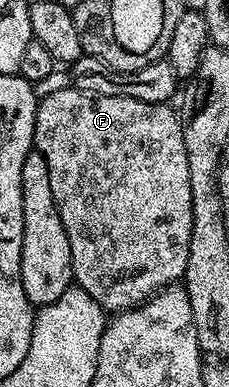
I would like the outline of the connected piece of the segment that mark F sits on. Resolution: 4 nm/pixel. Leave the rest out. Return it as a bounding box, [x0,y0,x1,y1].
[33,86,191,313]

